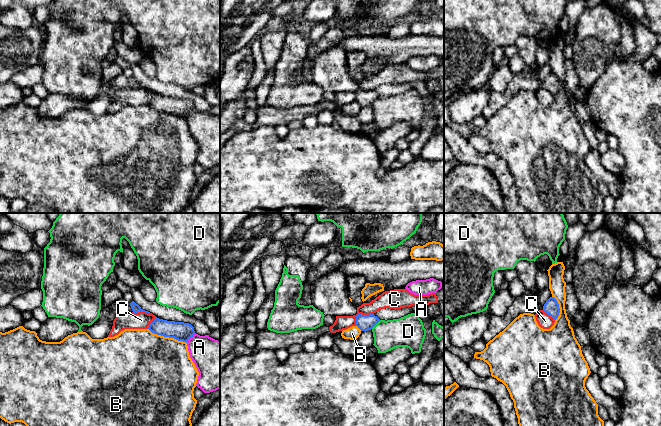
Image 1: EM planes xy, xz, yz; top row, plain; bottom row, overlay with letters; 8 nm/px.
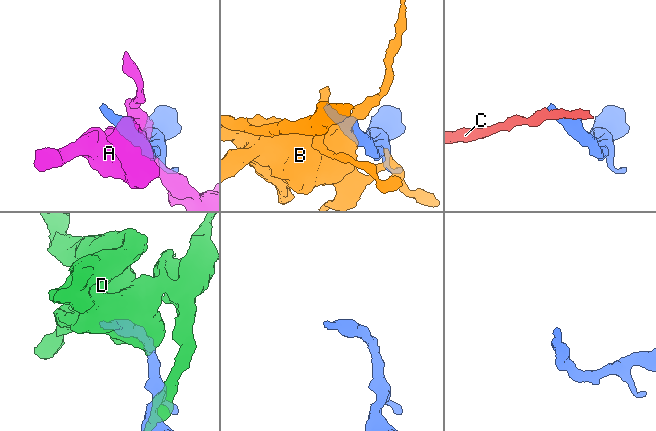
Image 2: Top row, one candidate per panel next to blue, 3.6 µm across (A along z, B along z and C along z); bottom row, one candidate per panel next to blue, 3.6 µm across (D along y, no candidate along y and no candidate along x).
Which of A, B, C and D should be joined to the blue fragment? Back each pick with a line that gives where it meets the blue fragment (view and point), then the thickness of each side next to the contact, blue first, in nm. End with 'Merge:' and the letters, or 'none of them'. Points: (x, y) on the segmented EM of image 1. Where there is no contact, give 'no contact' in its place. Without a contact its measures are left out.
Merge: none of them

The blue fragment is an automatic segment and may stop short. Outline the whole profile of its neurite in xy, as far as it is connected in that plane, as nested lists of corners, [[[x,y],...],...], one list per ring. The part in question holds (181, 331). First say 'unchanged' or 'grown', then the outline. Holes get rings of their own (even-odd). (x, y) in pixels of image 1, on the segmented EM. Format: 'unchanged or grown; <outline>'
unchanged; [[[157,317],[147,329],[154,334],[174,338],[186,343],[195,334],[194,327],[189,323],[167,321]]]

